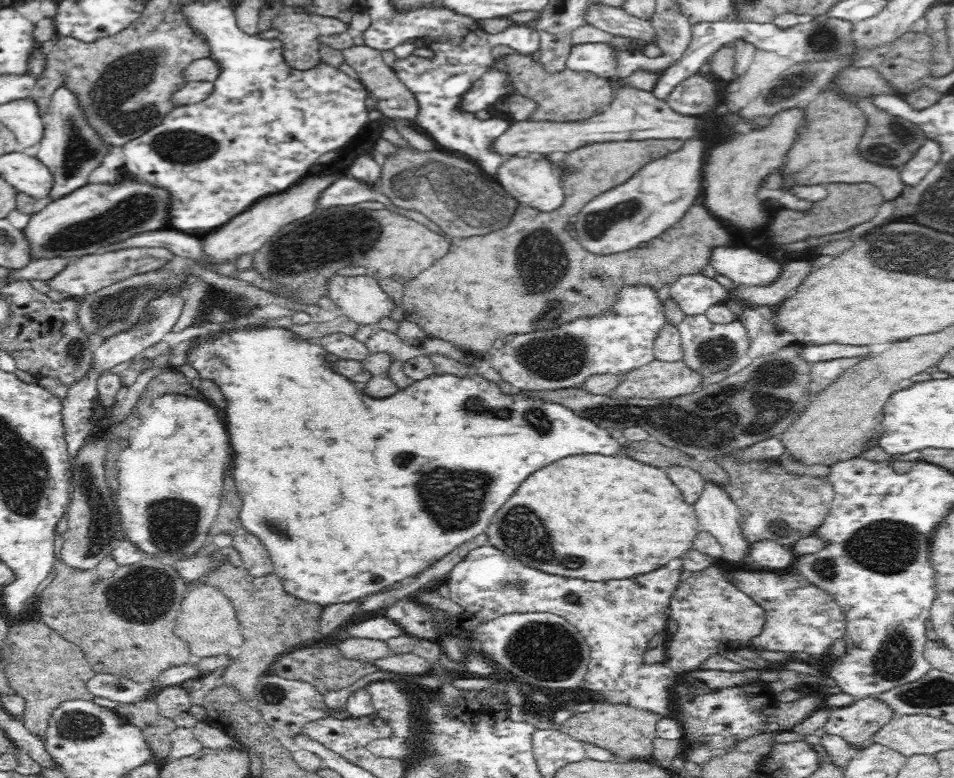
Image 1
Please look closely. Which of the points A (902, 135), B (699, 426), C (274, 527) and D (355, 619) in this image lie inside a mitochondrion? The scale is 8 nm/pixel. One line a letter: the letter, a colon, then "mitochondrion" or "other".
A: mitochondrion
B: mitochondrion
C: mitochondrion
D: other

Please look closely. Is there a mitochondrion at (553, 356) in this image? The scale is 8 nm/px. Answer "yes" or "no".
yes

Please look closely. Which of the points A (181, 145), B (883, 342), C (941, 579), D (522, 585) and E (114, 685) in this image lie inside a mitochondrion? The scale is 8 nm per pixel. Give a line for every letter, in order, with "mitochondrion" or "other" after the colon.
A: mitochondrion
B: other
C: other
D: mitochondrion
E: mitochondrion

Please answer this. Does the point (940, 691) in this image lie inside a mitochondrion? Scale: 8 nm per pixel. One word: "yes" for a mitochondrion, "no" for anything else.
yes

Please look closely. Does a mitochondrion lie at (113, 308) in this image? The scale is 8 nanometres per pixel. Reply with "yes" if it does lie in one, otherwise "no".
yes

